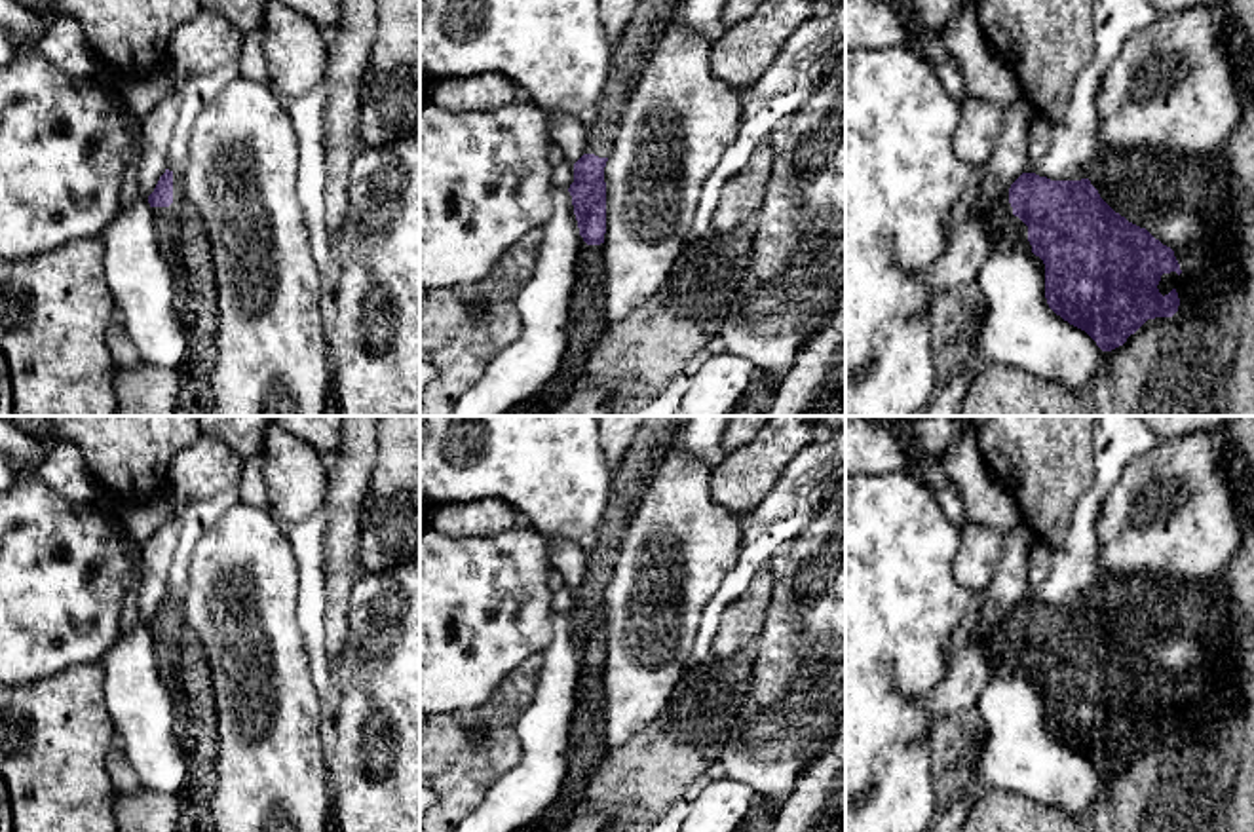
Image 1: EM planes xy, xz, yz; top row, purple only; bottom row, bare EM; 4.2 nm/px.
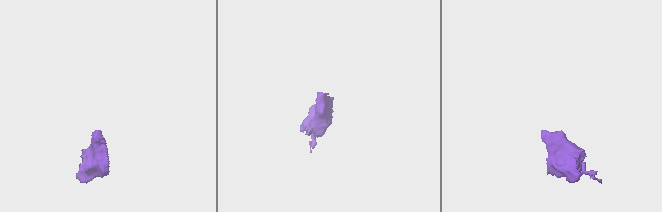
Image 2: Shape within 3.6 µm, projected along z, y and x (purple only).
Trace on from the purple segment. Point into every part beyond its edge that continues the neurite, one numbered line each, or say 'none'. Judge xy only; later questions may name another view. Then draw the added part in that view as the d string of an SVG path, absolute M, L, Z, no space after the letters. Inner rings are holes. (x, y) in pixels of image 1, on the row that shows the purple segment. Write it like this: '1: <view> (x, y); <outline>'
1: xy (183, 244); M173 173L173 203L152 213L160 255L173 275L173 308L192 359L203 361L218 331L218 293L205 226L184 194L182 173Z

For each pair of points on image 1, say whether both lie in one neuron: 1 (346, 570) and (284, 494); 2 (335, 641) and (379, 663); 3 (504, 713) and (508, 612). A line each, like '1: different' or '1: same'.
1: different
2: different
3: different

